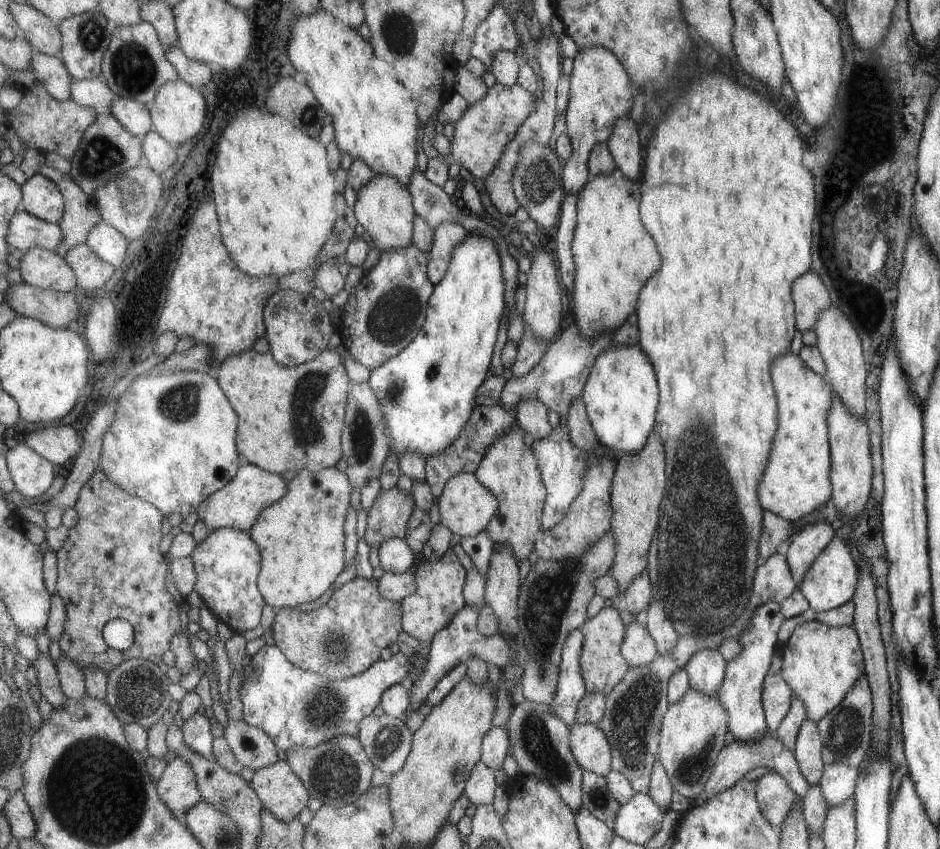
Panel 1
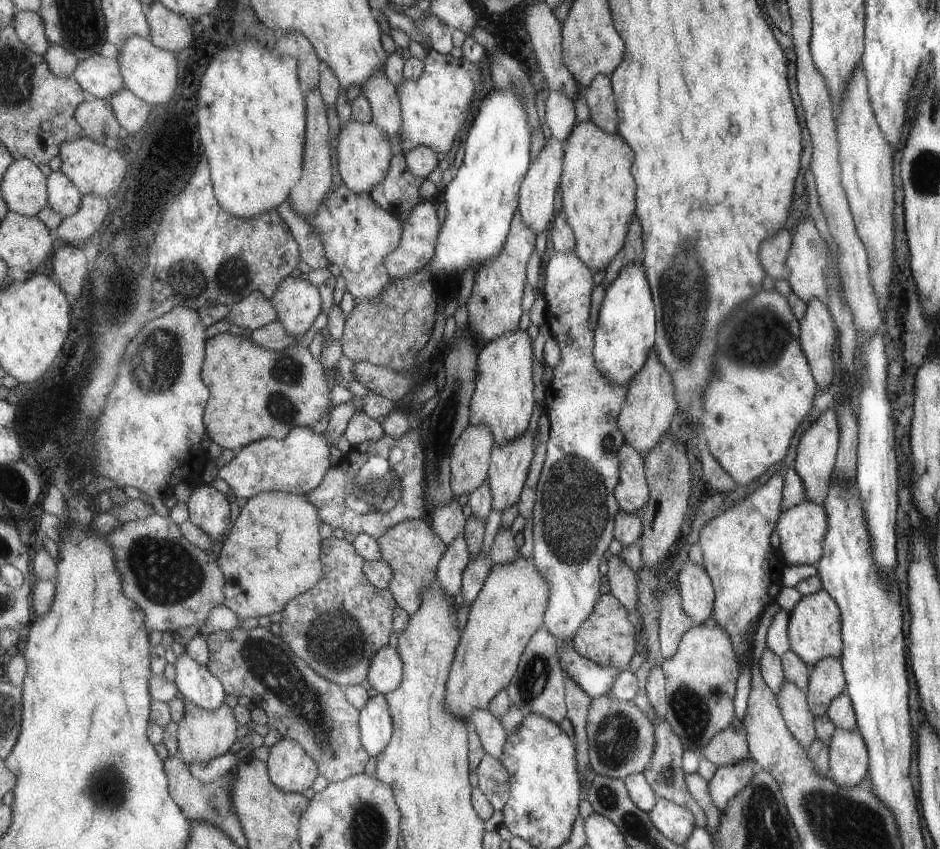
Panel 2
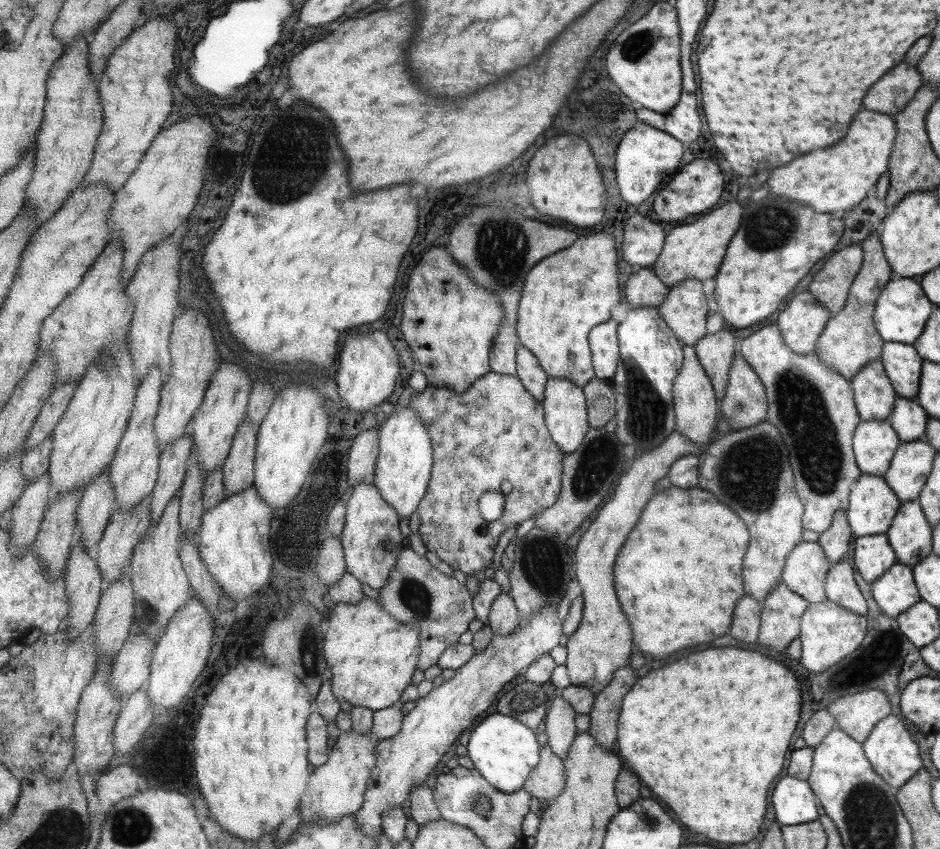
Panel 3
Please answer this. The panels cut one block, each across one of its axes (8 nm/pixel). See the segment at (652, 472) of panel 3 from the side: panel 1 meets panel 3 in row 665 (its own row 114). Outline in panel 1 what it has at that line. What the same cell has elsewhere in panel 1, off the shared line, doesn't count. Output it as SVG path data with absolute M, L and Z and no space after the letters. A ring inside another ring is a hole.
M578 48L572 58L572 70L568 76L568 99L565 108L565 132L573 144L573 152L563 165L561 184L565 194L577 196L589 180L591 149L599 142L606 142L614 130L615 120L631 108L631 84L611 52L603 48Z

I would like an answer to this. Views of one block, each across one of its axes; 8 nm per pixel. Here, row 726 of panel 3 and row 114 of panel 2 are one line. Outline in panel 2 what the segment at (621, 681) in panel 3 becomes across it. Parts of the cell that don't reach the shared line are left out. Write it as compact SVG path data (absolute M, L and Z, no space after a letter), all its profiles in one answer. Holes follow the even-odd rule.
M598 74L584 89L590 119L601 130L615 133L618 126L617 103L614 101L610 77Z

